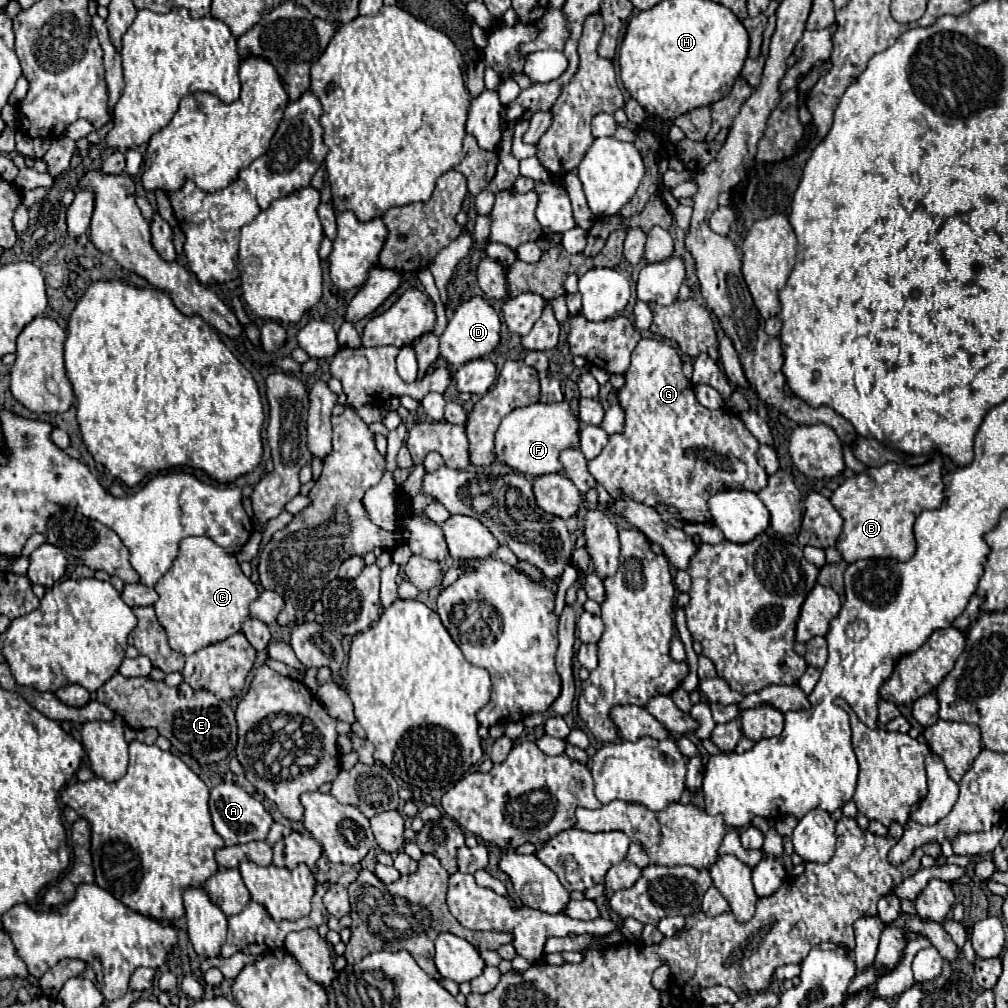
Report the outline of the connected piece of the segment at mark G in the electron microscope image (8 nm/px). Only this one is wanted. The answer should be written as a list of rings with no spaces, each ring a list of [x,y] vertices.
[[[643,338],[631,356],[631,366],[625,372],[625,386],[617,390],[619,406],[625,410],[625,428],[621,434],[609,436],[609,442],[599,456],[587,460],[591,476],[613,496],[625,494],[635,502],[655,506],[665,504],[679,510],[685,522],[711,522],[707,500],[723,490],[759,492],[767,486],[767,472],[757,464],[759,442],[743,426],[739,416],[727,410],[709,410],[701,406],[693,394],[691,382],[683,376],[683,362],[677,350],[655,338]]]

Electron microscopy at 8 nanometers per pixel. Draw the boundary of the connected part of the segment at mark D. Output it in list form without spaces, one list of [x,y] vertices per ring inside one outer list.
[[[473,296],[469,300],[465,300],[463,304],[459,304],[451,316],[451,320],[447,322],[445,332],[439,336],[439,348],[441,348],[441,356],[451,364],[451,366],[461,366],[469,360],[475,358],[483,358],[487,354],[491,354],[497,344],[499,344],[499,330],[501,330],[501,320],[497,310],[483,300],[481,296]]]

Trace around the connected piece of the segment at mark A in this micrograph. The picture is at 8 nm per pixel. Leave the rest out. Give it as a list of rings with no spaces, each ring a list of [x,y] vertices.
[[[219,784],[211,790],[209,798],[209,812],[213,818],[215,832],[225,840],[225,846],[235,846],[235,844],[245,844],[251,840],[265,840],[269,826],[273,824],[271,814],[263,808],[259,800],[249,796],[243,788],[237,784]]]

